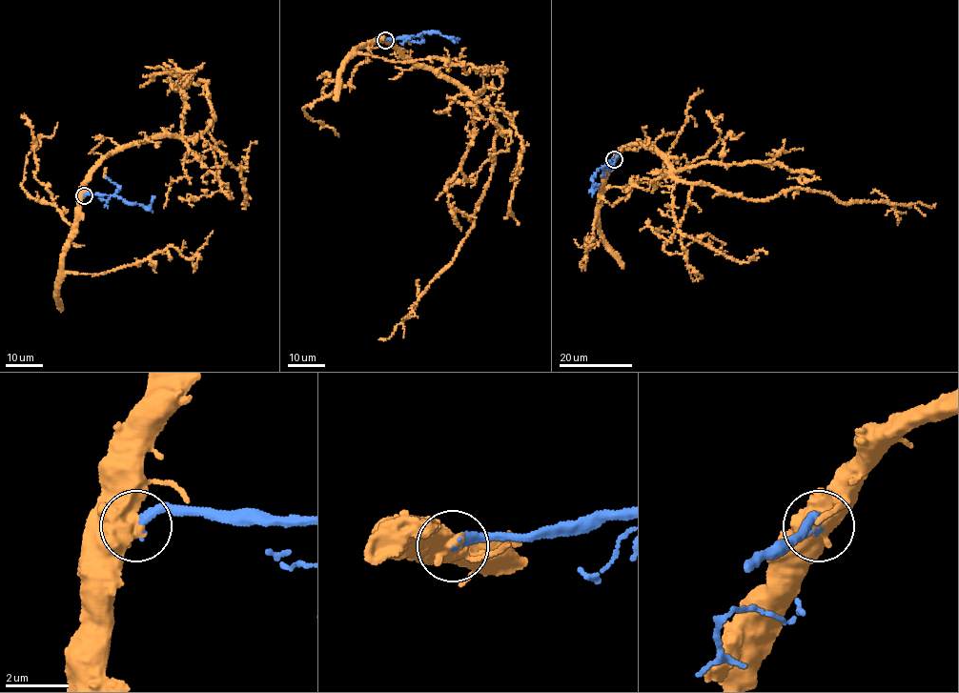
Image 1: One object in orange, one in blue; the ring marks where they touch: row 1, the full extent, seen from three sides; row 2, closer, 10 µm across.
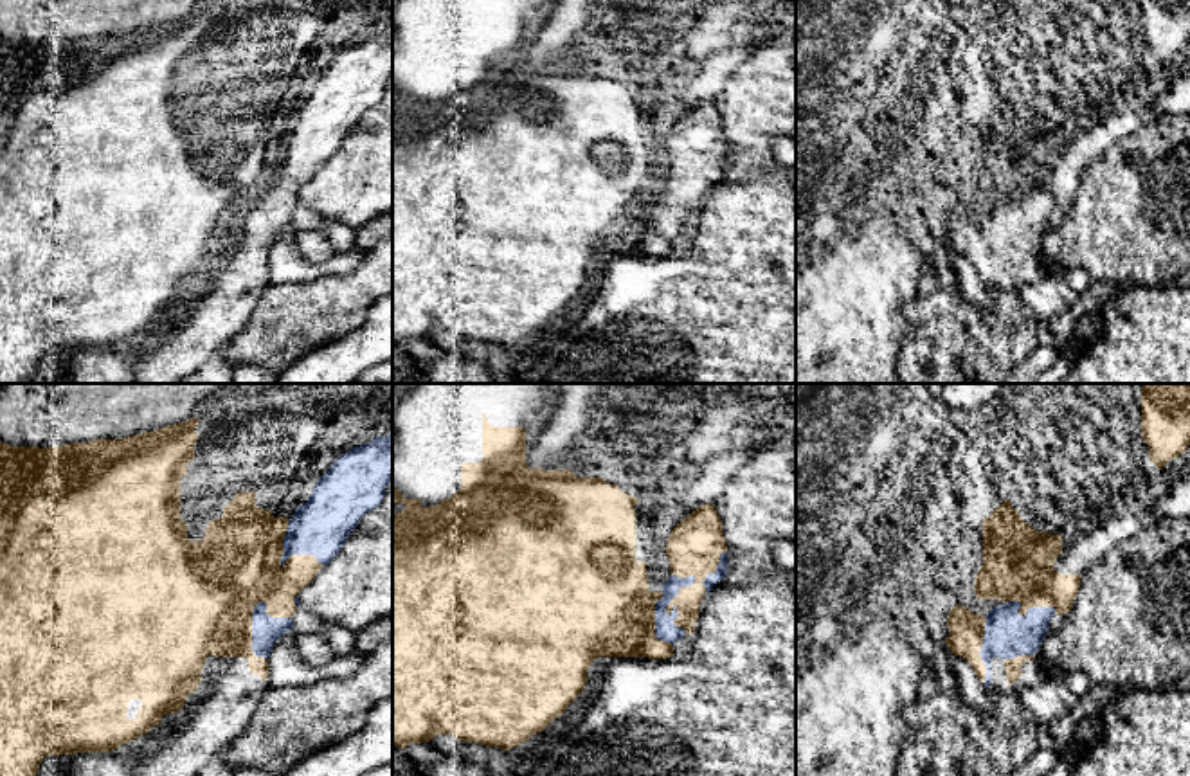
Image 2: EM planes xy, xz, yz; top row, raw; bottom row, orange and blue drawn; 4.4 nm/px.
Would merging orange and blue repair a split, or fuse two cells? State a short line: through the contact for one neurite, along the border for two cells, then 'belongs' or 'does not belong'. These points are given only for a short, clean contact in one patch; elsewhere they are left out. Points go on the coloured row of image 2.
does not belong

